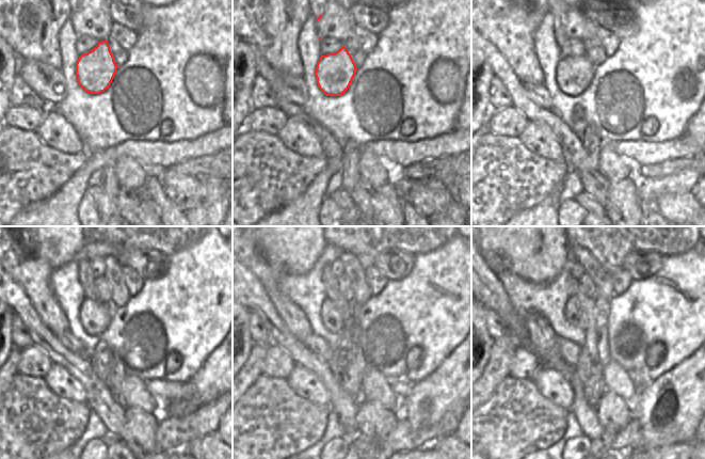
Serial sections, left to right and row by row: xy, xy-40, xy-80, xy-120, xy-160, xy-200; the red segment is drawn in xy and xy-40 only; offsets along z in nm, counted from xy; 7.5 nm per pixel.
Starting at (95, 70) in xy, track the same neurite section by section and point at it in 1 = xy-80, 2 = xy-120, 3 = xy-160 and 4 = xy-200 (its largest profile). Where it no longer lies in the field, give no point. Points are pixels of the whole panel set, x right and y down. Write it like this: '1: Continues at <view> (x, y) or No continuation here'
1: Continues at xy-80 (573, 74)
2: Continues at xy-120 (95, 316)
3: Continues at xy-160 (336, 312)
4: Continues at xy-200 (578, 311).

